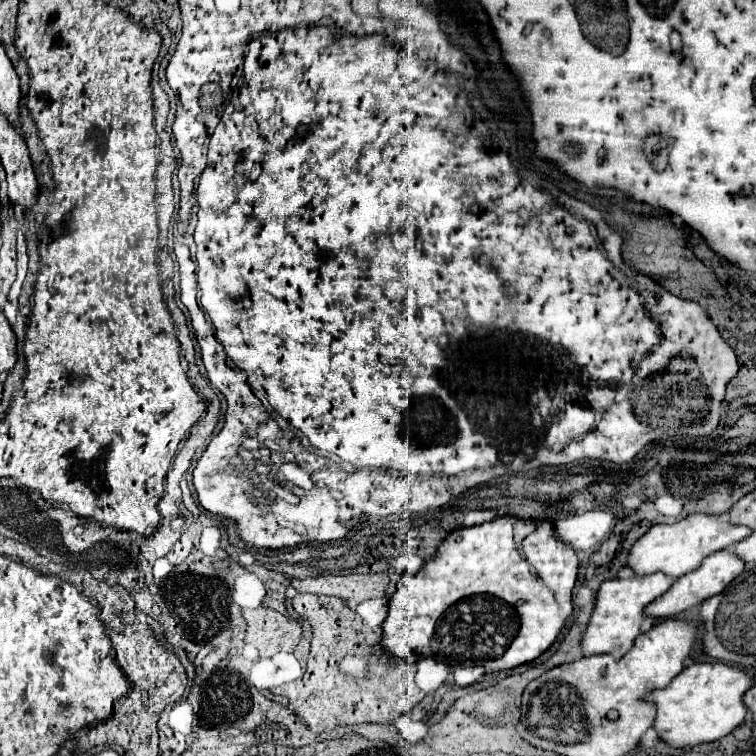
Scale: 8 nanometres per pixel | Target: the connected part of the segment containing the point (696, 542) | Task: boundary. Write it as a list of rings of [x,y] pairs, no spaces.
[[[690,514],[674,524],[656,524],[644,534],[630,550],[628,566],[634,568],[636,574],[652,574],[664,572],[672,578],[680,578],[686,572],[692,572],[702,564],[702,560],[718,550],[724,550],[740,540],[750,536],[750,528],[730,524],[728,514]]]

